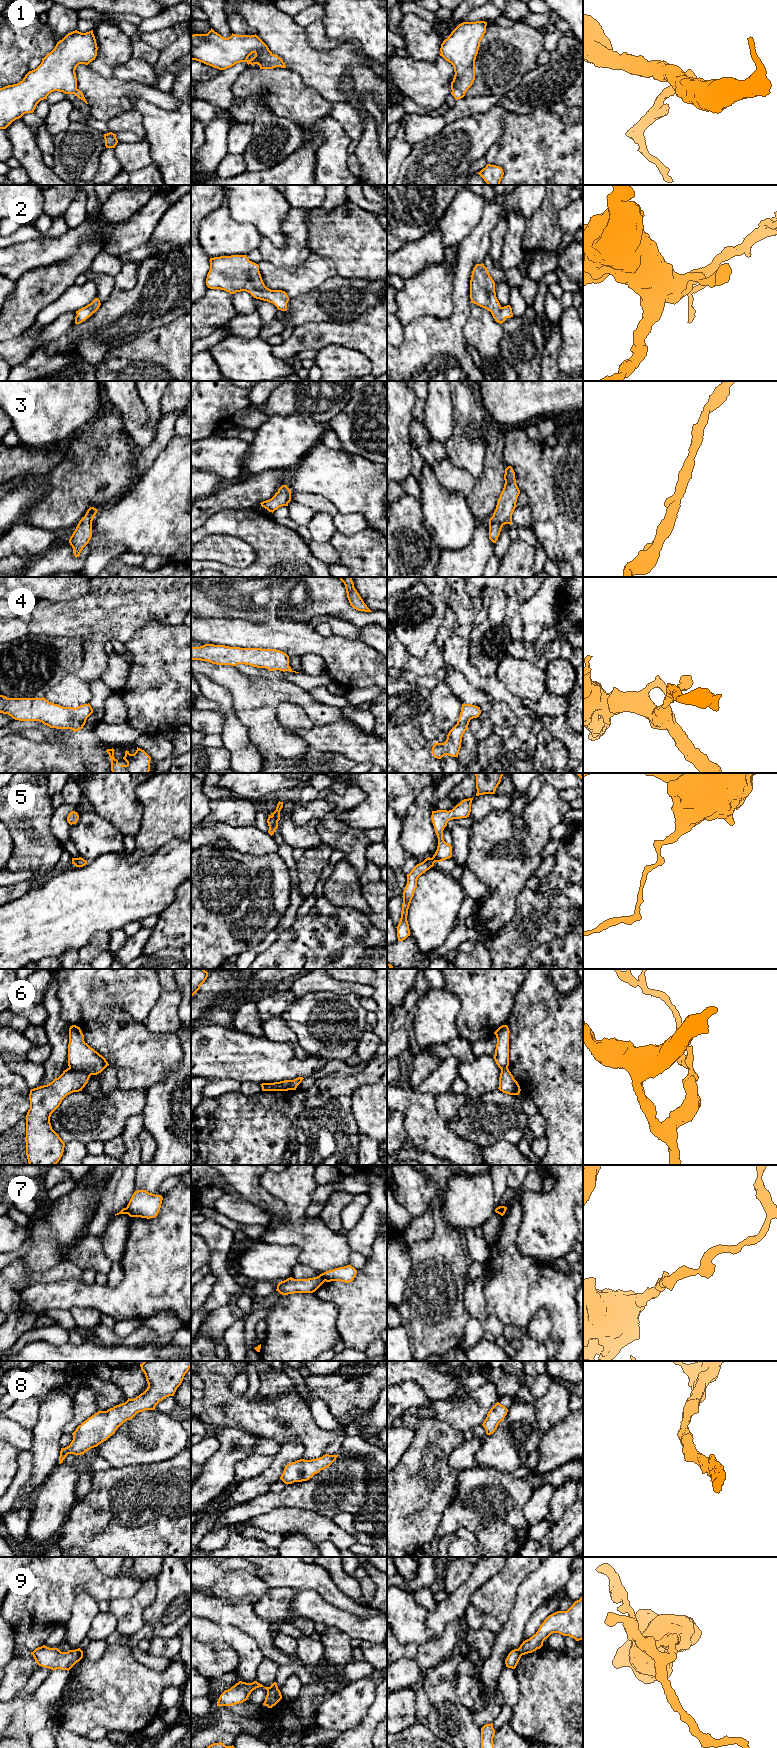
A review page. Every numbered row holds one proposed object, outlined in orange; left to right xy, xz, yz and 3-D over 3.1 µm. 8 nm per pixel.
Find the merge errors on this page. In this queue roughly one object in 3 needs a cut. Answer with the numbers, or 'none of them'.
5, 6, 7, 9

